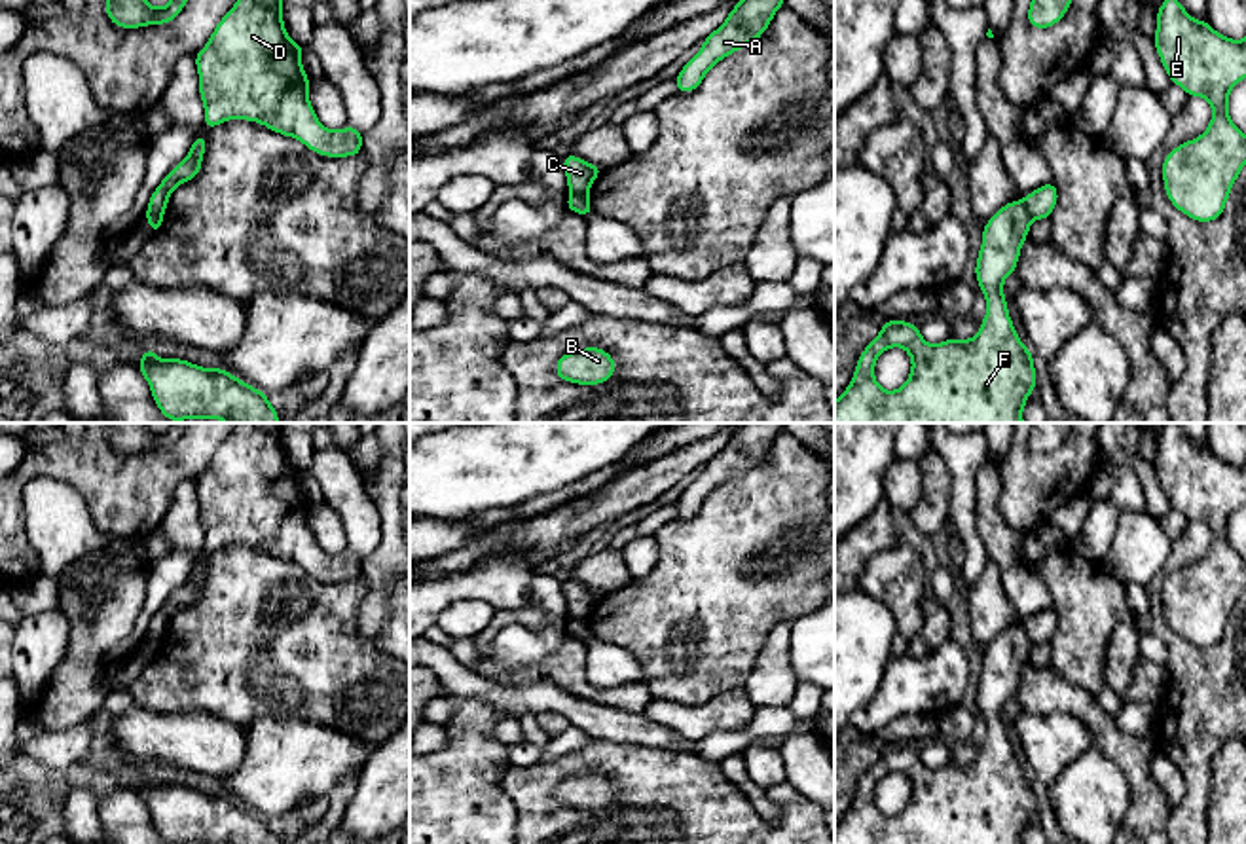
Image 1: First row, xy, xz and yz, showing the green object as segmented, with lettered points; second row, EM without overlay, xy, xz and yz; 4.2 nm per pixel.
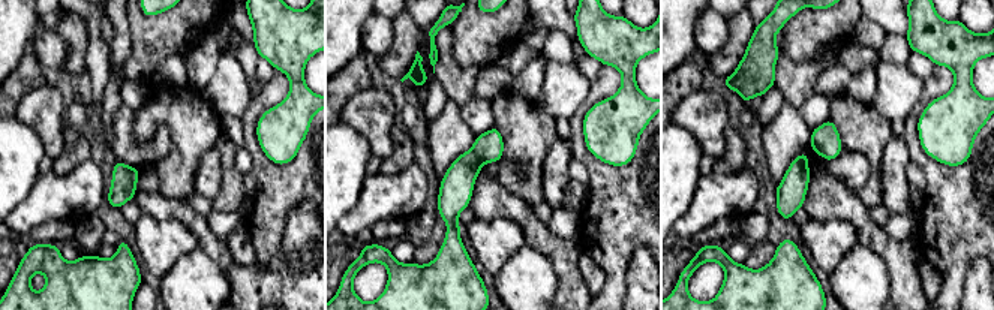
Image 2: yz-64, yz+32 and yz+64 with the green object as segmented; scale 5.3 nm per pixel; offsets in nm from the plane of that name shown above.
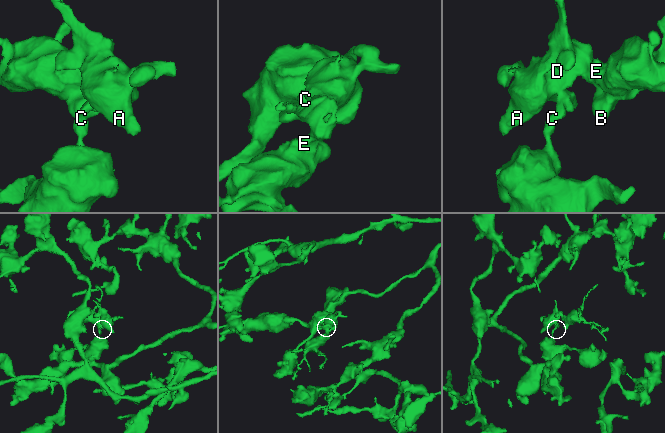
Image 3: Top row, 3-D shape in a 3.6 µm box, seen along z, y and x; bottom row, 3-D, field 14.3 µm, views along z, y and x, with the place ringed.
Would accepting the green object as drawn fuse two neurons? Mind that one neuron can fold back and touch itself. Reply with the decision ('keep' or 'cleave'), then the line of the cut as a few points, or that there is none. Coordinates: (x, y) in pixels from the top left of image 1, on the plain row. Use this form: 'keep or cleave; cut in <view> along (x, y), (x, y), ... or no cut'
cleave; cut in yz along (1021, 626), (1032, 643)

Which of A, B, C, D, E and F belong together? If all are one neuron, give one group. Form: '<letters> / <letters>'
A B D E / C F

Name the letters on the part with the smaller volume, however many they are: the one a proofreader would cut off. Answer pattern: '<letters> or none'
A, B, D, E

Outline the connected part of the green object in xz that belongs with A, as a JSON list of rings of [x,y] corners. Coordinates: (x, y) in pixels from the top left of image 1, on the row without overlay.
[[[742,423],[734,429],[724,448],[702,467],[700,476],[675,501],[677,518],[698,514],[717,487],[757,467],[781,431],[785,423]]]

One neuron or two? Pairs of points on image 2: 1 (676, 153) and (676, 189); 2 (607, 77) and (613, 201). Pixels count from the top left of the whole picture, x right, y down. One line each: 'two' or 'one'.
1: one
2: one

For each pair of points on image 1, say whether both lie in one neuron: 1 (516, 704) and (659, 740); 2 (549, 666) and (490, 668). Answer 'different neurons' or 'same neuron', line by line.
1: same neuron
2: same neuron

